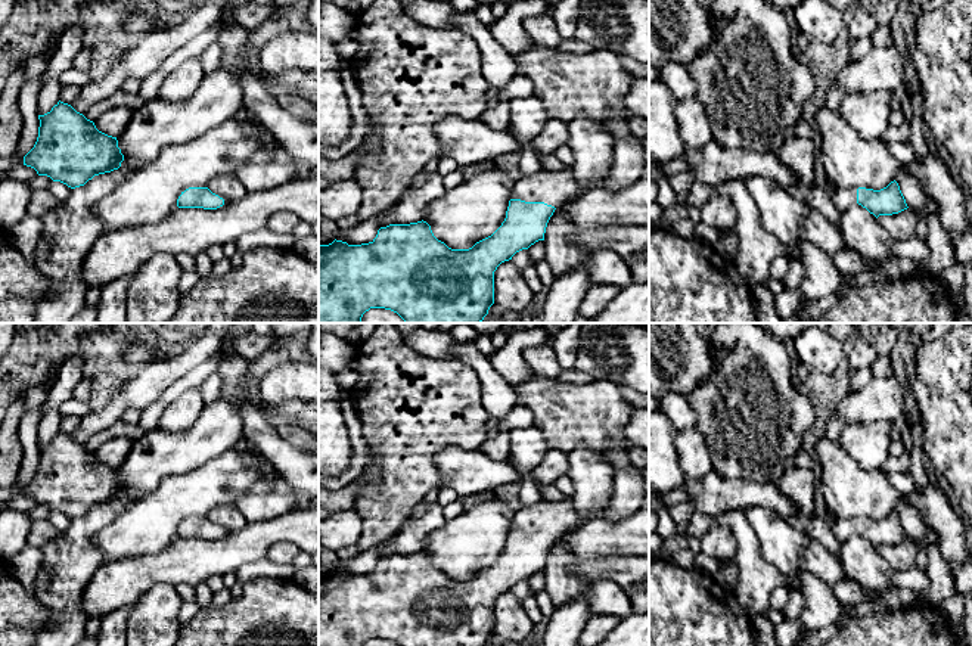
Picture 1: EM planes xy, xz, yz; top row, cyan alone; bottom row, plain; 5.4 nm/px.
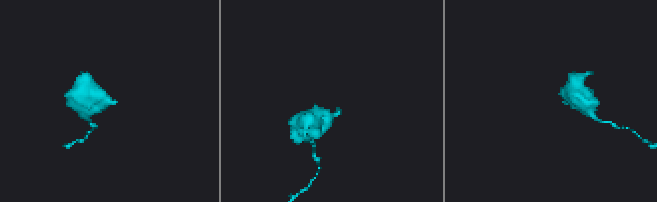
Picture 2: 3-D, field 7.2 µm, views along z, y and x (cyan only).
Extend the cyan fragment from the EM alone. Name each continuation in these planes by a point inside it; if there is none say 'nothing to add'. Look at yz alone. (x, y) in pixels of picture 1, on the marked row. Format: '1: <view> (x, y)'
1: yz (842, 199)

